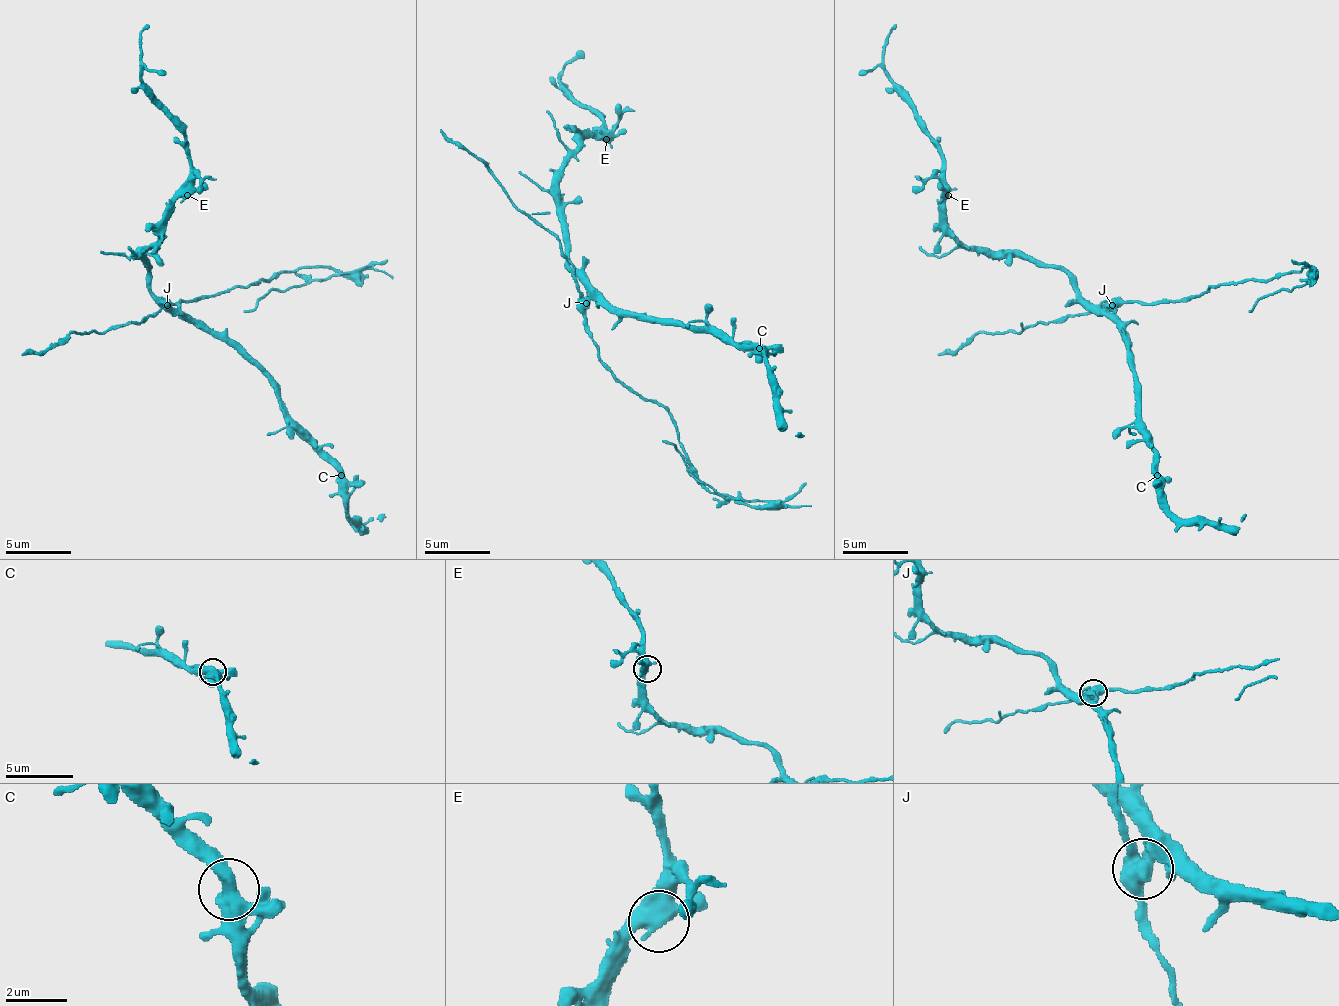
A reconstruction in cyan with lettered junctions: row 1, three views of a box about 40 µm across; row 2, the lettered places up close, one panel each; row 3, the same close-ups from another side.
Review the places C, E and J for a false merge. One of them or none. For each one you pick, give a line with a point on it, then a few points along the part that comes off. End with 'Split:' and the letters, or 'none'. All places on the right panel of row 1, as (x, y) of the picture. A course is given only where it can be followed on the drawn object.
J: at (1112, 305); foreign part runs (1111, 306), (1163, 302), (1196, 296), (1225, 283), (1304, 270), (1310, 276), (1300, 286), (1264, 296), (1248, 312)
Split: J

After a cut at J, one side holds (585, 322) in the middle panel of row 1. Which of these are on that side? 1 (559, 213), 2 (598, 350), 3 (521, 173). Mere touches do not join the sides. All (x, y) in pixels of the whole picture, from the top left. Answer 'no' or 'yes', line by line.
1: no
2: yes
3: no

